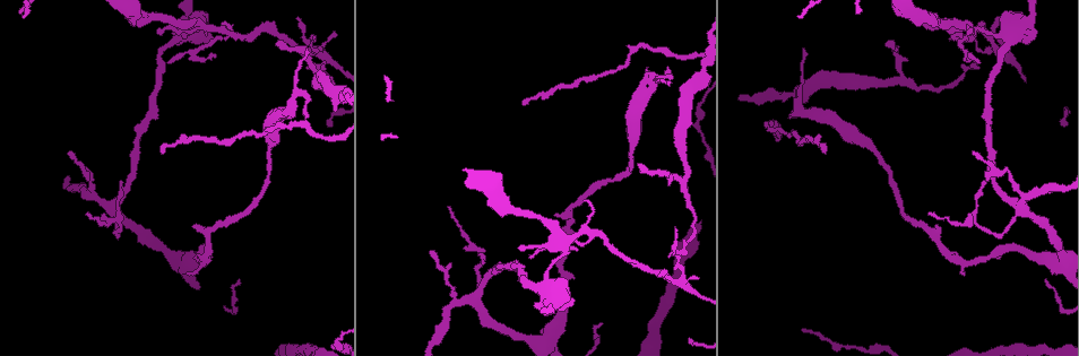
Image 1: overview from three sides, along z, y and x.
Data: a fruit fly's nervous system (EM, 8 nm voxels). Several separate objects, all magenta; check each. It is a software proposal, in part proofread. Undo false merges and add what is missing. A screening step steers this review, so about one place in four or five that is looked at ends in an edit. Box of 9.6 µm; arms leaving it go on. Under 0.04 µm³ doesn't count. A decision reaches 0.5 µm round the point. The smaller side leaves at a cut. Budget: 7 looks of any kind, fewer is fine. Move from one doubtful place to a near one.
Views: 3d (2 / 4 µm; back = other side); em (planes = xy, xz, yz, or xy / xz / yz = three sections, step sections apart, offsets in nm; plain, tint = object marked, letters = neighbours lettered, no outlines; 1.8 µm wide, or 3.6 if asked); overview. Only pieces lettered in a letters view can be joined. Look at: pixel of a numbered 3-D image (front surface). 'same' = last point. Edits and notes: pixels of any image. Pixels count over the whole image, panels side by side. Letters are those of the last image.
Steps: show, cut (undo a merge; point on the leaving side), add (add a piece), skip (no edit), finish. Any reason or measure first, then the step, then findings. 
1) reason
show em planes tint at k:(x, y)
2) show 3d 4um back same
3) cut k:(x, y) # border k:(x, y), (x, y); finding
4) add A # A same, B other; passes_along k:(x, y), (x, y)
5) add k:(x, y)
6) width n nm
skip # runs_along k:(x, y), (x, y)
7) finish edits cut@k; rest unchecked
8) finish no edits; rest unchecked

three-way junction
show 3d 2um back at 1:(199, 27)

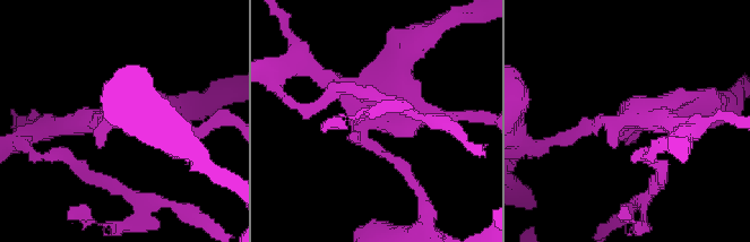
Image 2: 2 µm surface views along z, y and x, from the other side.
now the EM
show em xz step 8 tint at 2:(384, 120)

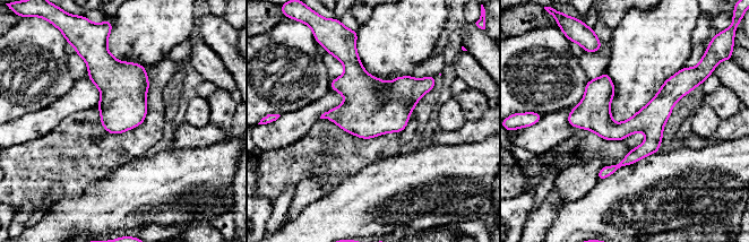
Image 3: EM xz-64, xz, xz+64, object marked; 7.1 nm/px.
show em planes letters same

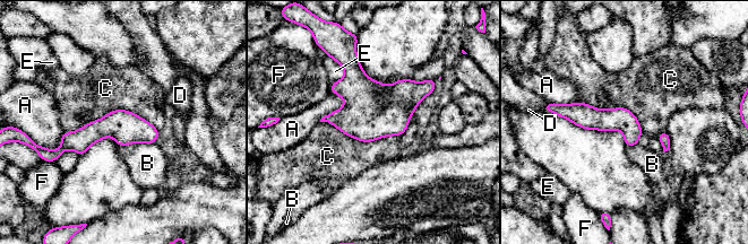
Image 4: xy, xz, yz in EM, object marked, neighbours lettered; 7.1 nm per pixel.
width 160 nm
skip # A other, B other, C other, D other, E other, F other; border 4:(413, 113), (368, 141), (319, 121); continuous, no second cell

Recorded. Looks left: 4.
calibre changes
show 3d 4um at 1:(496, 192)

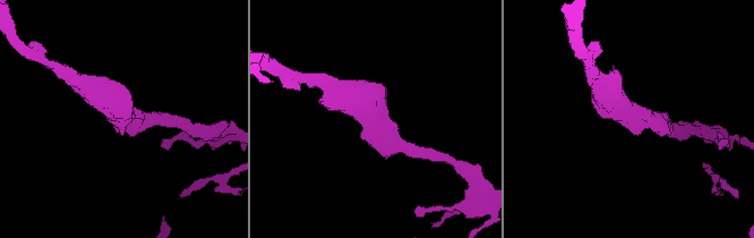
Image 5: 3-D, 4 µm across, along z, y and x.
arm_widths 200, 460 nm
show em planes tint at 5:(119, 114)

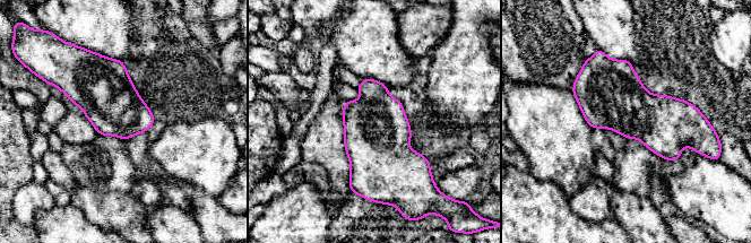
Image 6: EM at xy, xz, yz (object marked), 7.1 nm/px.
show em planes letters same

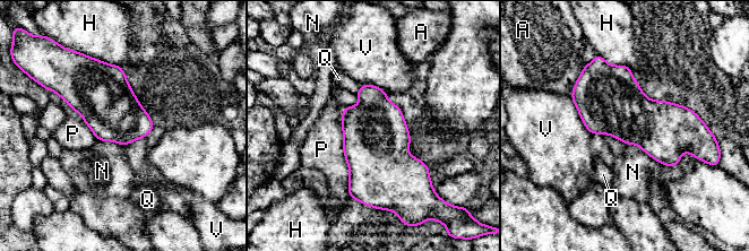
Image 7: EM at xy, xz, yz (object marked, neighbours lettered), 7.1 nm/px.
skip # A other, H other, N other, P other, Q other, V other; border 7:(626, 144), (697, 158); one cell here

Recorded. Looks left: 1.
sudden change in width
show em planes letters at 1:(290, 109)

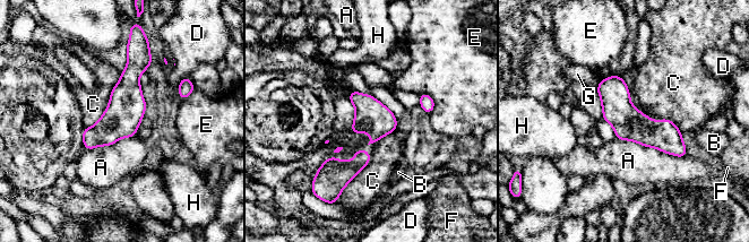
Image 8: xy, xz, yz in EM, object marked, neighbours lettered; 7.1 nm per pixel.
longest_contact C 700 nm
skip # A other, B other, C other, D other, E other, F other, G other, H other; one cell here

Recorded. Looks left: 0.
finish no edits; rest unchecked

